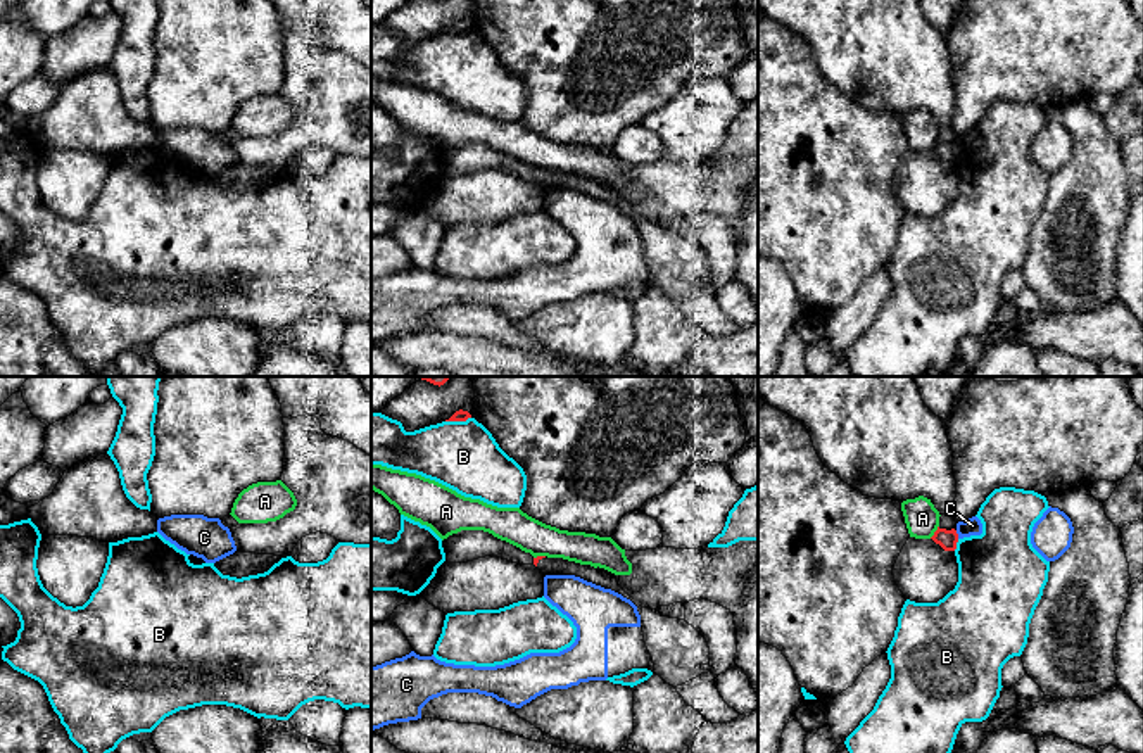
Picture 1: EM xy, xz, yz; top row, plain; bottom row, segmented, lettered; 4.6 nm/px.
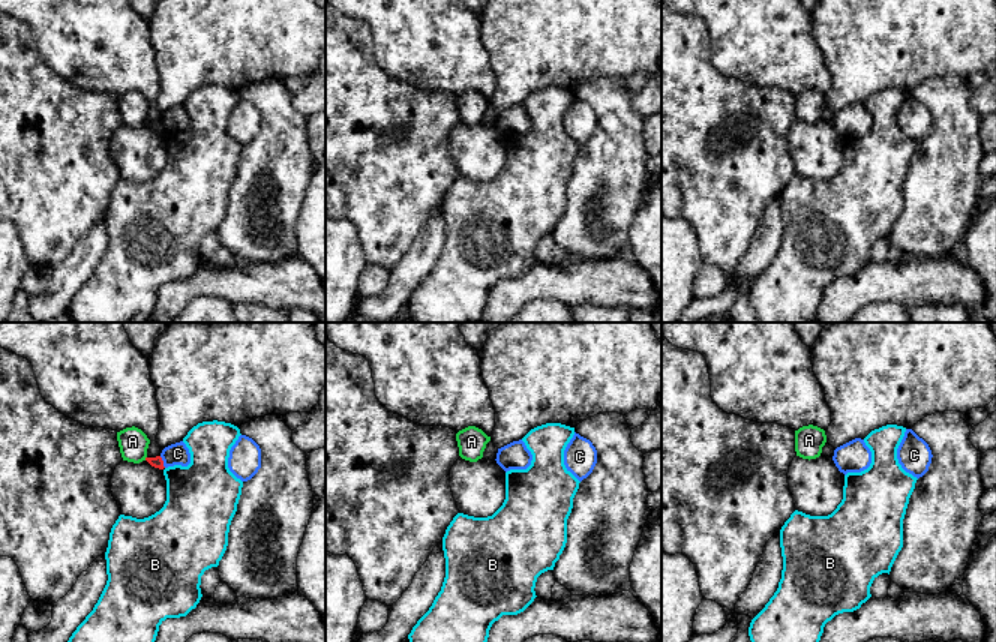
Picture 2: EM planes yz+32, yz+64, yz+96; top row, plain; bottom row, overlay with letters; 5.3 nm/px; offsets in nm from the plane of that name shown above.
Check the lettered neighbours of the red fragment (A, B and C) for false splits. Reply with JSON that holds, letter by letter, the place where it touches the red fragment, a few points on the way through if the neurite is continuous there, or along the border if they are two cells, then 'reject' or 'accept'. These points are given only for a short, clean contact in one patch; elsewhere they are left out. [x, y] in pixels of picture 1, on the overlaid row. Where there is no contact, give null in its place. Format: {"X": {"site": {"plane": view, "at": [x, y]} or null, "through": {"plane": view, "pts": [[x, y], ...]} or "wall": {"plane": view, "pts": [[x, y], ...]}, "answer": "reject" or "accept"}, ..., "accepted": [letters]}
{"A": {"site": {"plane": "yz", "at": [934, 532]}, "wall": {"plane": "yz", "pts": [[938, 525], [929, 537]]}, "answer": "reject"}, "B": {"site": {"plane": "xz", "at": [458, 420]}, "answer": "reject"}, "C": {"site": {"plane": "yz", "at": [957, 534]}, "wall": {"plane": "yz", "pts": [[955, 531], [959, 537]]}, "answer": "reject"}, "accepted": []}

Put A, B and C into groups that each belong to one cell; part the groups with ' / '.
A / B / C

